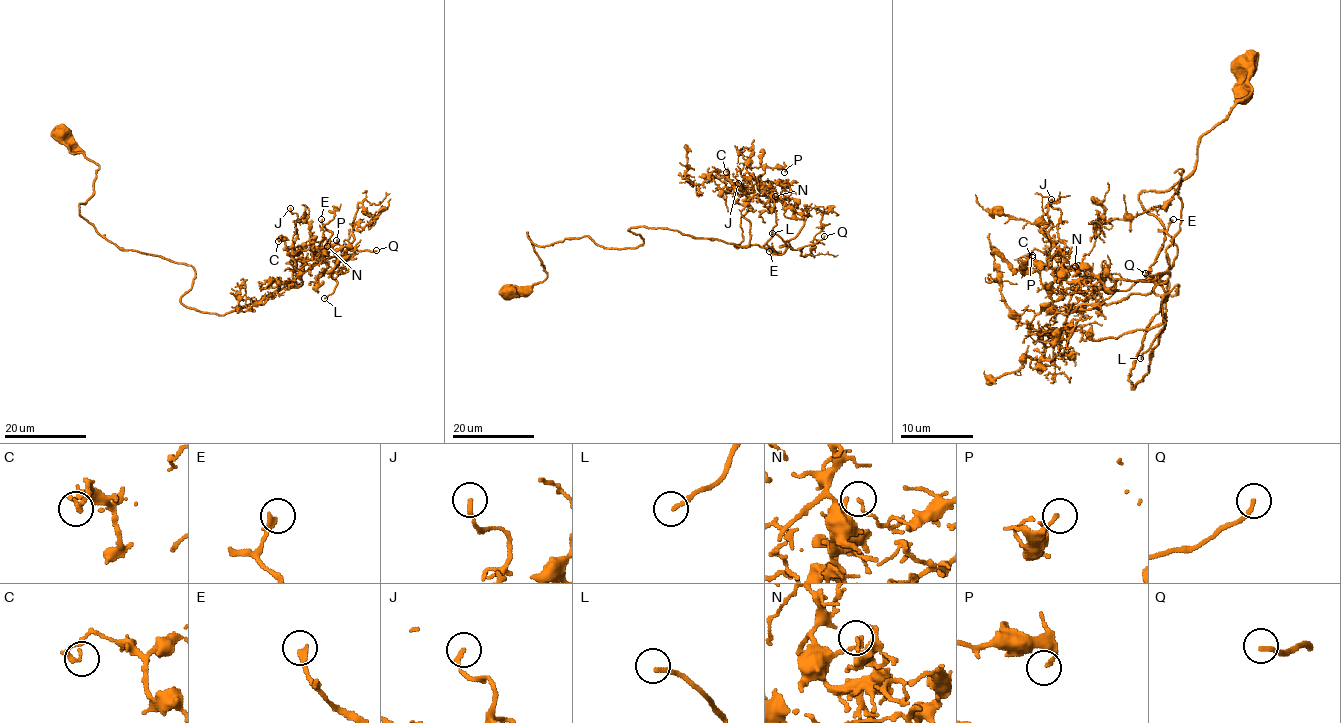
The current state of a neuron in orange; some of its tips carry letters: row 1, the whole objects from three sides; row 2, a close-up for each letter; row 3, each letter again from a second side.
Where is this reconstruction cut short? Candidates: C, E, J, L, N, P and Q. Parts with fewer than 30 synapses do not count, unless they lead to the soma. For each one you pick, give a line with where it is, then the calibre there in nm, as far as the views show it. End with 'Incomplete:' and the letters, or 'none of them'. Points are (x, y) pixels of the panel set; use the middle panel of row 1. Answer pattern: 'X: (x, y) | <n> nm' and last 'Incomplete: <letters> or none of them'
L: (772, 233) | 180 nm
Q: (824, 236) | 170 nm
Incomplete: L, Q

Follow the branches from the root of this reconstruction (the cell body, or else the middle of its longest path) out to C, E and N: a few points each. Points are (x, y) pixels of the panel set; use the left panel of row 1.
C: (60, 132), (98, 166), (79, 213), (190, 265), (187, 307), (284, 288), (304, 261), (278, 241)
E: (60, 132), (98, 166), (79, 213), (190, 265), (187, 307), (281, 290), (319, 261), (321, 219)
N: (60, 132), (98, 166), (79, 213), (119, 248), (190, 265), (187, 307), (229, 313), (356, 253), (327, 246)

